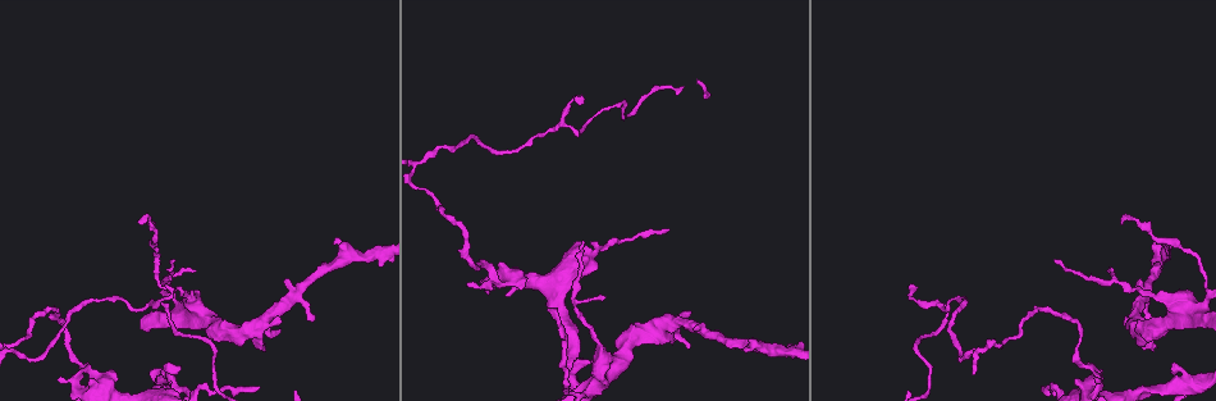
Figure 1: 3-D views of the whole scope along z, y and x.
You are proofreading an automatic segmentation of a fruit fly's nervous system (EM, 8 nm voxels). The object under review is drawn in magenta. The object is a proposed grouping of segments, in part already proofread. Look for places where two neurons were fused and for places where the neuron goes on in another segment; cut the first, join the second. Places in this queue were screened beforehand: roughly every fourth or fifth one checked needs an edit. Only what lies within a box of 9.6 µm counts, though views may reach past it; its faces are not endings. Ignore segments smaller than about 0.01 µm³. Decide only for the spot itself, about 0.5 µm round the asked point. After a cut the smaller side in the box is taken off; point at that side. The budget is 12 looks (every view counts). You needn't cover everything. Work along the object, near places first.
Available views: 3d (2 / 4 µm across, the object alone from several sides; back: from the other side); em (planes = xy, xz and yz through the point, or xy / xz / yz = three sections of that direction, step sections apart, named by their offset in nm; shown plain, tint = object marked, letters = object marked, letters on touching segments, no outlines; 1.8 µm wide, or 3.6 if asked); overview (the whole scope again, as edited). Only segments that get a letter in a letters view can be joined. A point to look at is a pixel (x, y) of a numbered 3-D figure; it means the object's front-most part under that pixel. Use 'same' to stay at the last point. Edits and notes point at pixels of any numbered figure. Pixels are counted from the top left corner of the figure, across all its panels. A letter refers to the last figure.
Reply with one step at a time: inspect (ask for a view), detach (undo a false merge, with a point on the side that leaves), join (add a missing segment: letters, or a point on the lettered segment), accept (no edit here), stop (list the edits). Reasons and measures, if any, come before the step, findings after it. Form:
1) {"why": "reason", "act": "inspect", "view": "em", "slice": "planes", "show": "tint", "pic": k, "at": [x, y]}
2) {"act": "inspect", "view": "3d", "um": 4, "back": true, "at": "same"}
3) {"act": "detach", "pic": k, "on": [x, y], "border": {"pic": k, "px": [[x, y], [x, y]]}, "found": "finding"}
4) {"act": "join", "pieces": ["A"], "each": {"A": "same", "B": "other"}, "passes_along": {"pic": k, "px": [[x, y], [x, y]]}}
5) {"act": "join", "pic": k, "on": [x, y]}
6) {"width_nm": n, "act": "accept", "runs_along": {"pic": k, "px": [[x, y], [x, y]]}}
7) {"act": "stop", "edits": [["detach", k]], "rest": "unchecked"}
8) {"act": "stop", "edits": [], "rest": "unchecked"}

{"why": "free end", "act": "inspect", "view": "em", "slice": "xy", "step": 4, "show": "tint", "pic": 1, "at": [335, 240]}

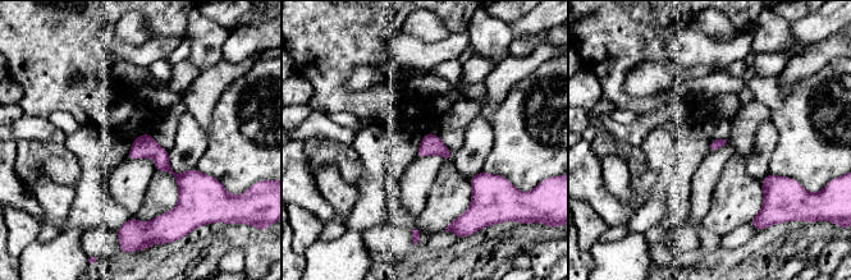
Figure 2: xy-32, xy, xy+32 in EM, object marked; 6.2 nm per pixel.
{"why": "cut it another way", "act": "inspect", "view": "em", "slice": "planes", "show": "letters", "at": "same"}

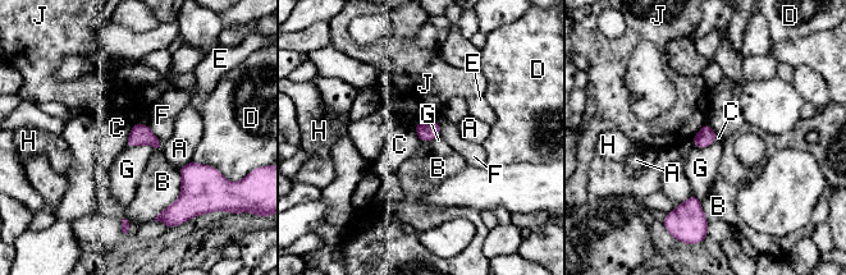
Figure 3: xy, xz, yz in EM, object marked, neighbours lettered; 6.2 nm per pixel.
{"act": "accept", "each": {"A": "other", "B": "other", "C": "other", "D": "other", "E": "other", "F": "other", "G": "other", "H": "other", "J": "other"}, "border": {"pic": 3, "px": [[132, 124], [124, 147]]}, "found": "no lettered segment goes on from it"}

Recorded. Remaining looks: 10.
{"why": "free end", "act": "inspect", "view": "em", "slice": "planes", "show": "letters", "pic": 1, "at": [672, 340]}

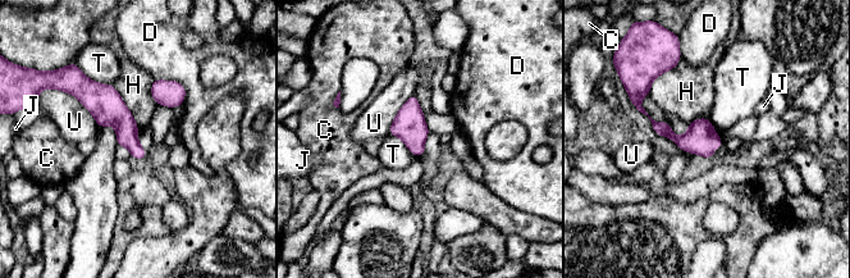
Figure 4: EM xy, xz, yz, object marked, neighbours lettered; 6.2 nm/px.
{"act": "accept", "each": {"C": "other", "D": "other", "H": "other", "J": "other", "T": "other", "U": "other"}, "runs_along": {"pic": 4, "px": [[85, 82], [124, 123], [142, 155]]}, "found": "no lettered segment goes on from it"}

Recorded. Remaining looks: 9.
{"why": "abrupt turn", "act": "inspect", "view": "em", "slice": "planes", "show": "letters", "pic": 1, "at": [929, 383]}

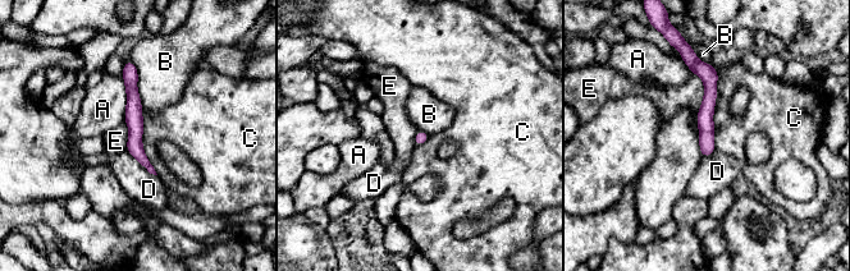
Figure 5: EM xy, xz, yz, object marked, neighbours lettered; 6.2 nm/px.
{"width_nm": 80, "act": "accept", "each": {"A": "other", "B": "other", "C": "other", "D": "other", "E": "other"}, "border": {"pic": 5, "px": [[716, 69], [714, 148]]}, "found": "continuous, no second neuron"}

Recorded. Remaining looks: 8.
{"why": "thin end", "act": "inspect", "view": "em", "slice": "xz", "step": 16, "show": "tint", "pic": 1, "at": [578, 104]}

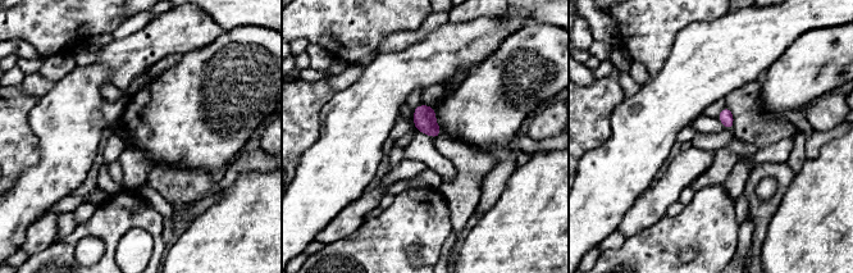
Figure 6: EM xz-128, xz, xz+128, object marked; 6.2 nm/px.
{"act": "inspect", "view": "em", "slice": "planes", "show": "tint", "at": "same"}

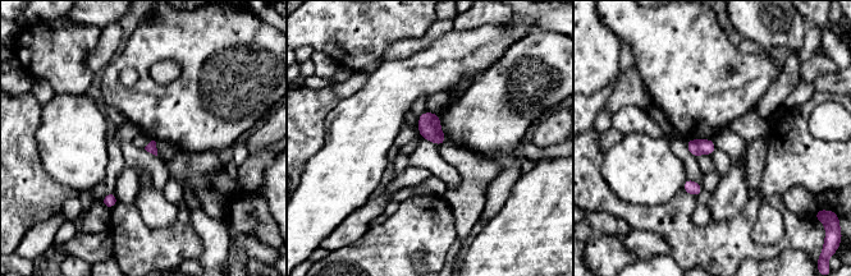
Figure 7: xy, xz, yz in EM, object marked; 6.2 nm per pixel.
{"act": "inspect", "view": "em", "slice": "planes", "show": "letters", "at": "same"}

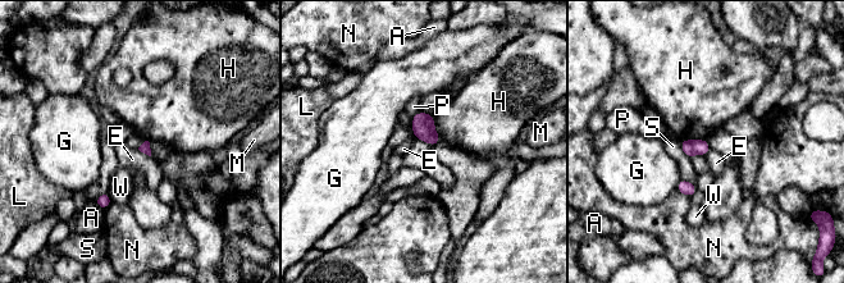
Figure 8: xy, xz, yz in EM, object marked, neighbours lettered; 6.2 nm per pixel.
{"act": "accept", "each": {"A": "other", "E": "other", "G": "other", "H": "other", "L": "other", "M": "other", "N": "other", "P": "other", "S": "other", "W": "other"}, "border": {"pic": 8, "px": [[137, 149], [150, 156]]}, "found": "no lettered segment goes on from it"}

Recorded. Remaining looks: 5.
{"why": "branch stops here", "act": "inspect", "view": "em", "slice": "yz", "step": 4, "show": "letters", "pic": 1, "at": [175, 371]}

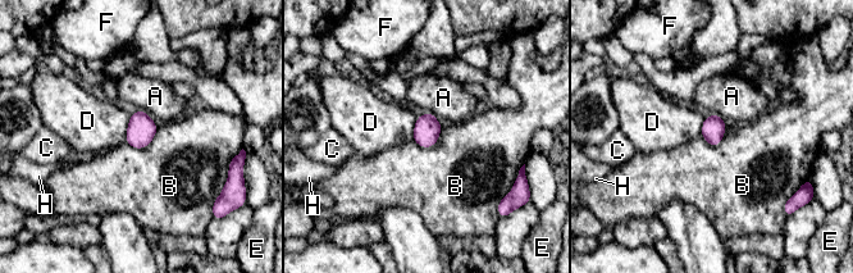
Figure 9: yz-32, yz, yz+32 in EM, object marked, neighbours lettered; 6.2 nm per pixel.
{"act": "accept", "each": {"A": "other", "B": "other", "C": "other", "D": "other", "E": "other", "F": "other", "H": "other"}, "border": {"pic": 9, "px": [[159, 126], [142, 148], [124, 141]]}, "found": "none of them fits"}

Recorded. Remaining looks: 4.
{"act": "stop", "edits": [], "rest": "unchecked"}

